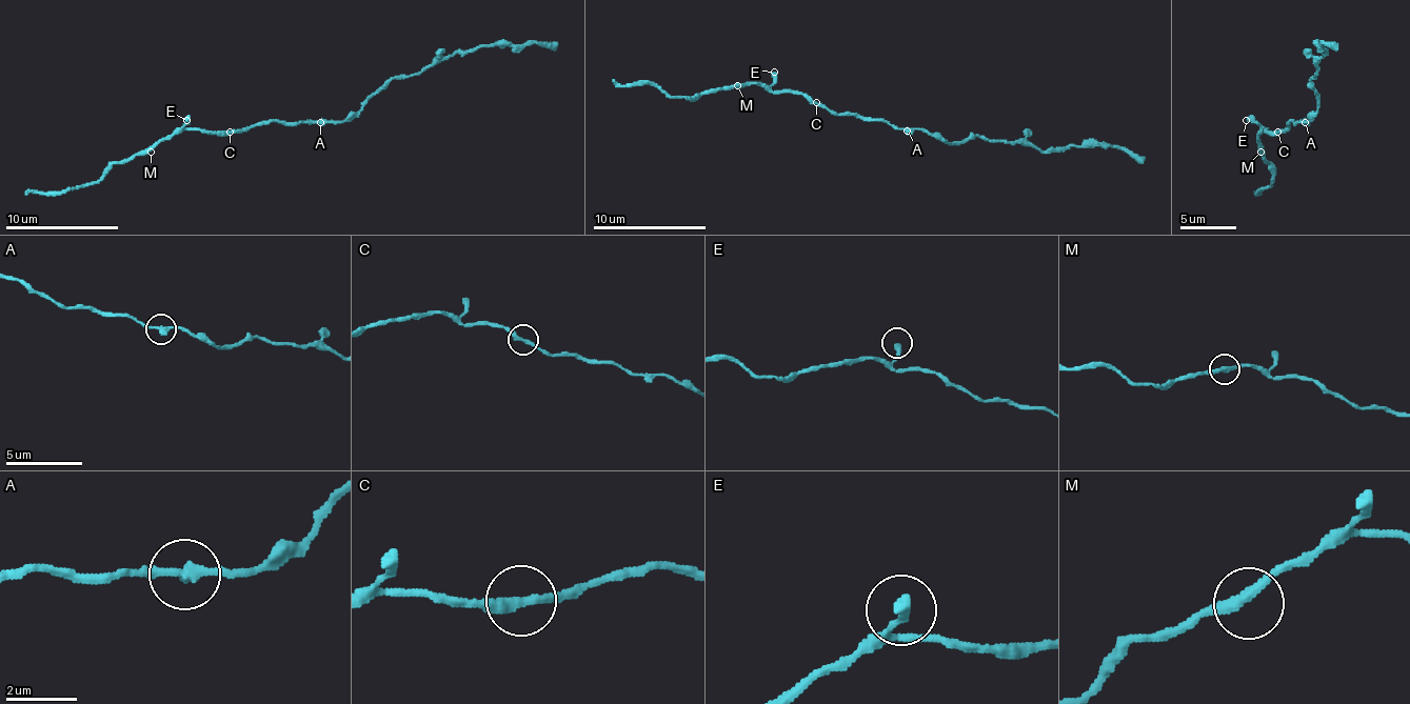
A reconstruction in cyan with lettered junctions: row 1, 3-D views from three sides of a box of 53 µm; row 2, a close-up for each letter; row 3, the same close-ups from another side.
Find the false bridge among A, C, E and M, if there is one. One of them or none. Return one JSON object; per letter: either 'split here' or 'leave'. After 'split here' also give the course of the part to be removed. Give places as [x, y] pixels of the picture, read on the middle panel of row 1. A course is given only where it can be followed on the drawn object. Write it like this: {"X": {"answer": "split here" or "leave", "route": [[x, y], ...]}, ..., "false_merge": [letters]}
{"A": {"answer": "leave"}, "C": {"answer": "leave"}, "E": {"answer": "leave"}, "M": {"answer": "leave"}, "false_merge": []}

